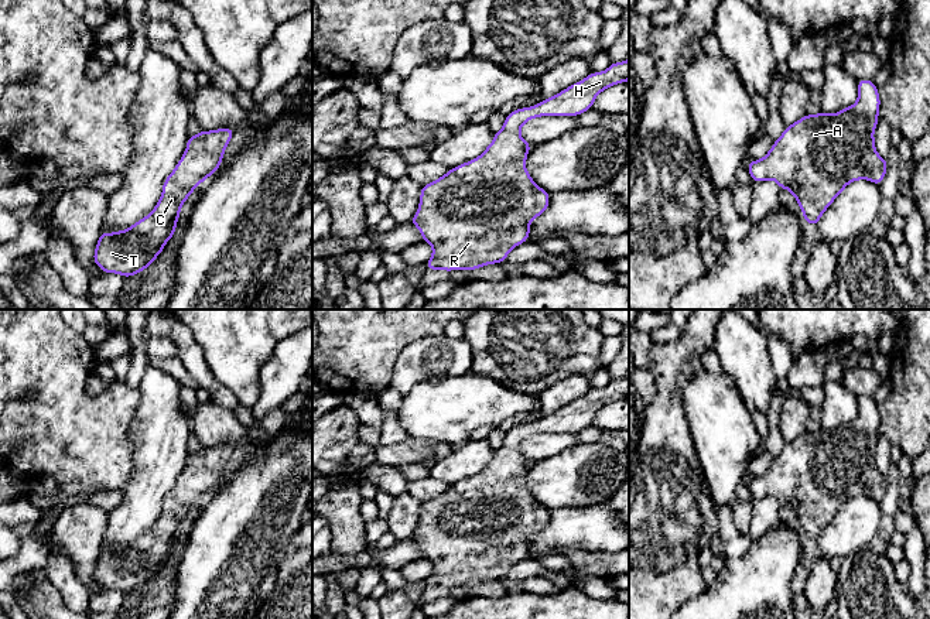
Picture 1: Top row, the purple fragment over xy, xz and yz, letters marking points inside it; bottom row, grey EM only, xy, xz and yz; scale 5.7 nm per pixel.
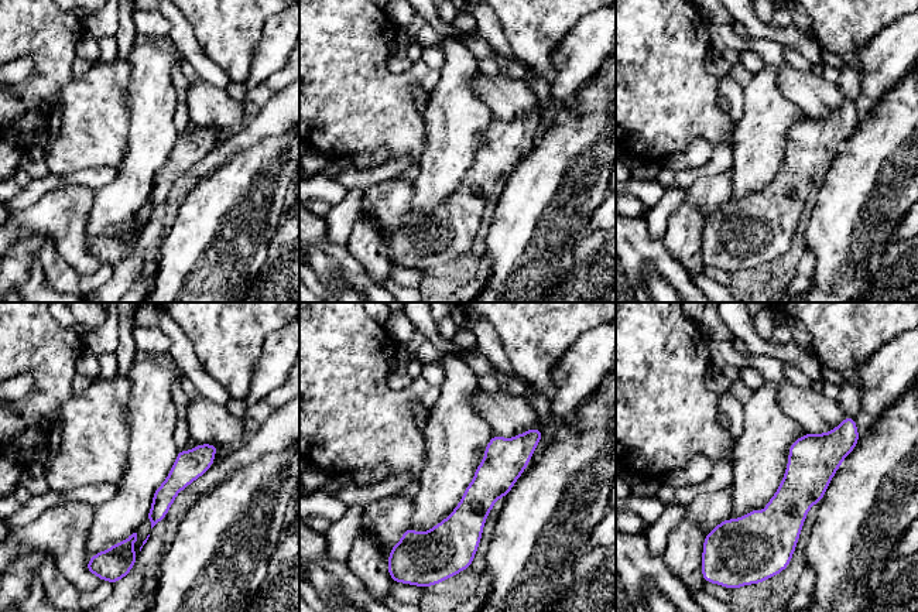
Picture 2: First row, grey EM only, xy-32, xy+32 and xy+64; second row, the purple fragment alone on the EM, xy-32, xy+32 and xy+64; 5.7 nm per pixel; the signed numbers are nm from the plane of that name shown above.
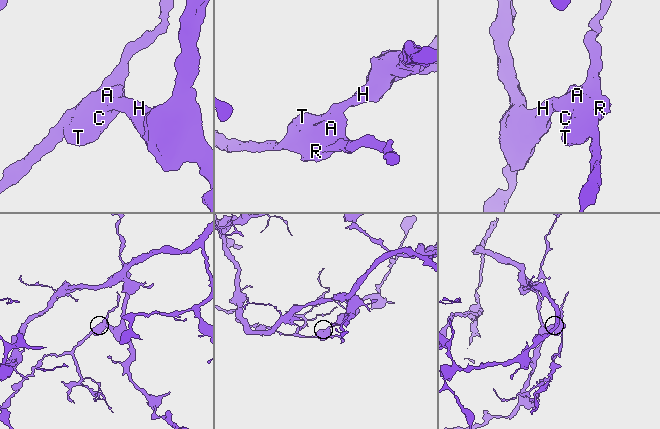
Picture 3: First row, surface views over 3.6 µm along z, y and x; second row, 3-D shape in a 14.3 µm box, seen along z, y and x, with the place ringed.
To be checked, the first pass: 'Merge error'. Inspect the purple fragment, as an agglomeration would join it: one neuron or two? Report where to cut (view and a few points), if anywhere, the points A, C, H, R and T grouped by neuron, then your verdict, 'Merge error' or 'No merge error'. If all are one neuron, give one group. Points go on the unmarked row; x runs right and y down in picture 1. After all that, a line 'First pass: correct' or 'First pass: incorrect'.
No split. Groups: A C H R T. No merge error
First pass: incorrect

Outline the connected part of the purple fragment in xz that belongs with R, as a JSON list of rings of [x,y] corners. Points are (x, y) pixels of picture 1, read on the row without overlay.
[[[629,375],[623,379],[612,379],[602,389],[591,389],[585,396],[534,423],[516,425],[506,431],[503,444],[493,451],[493,458],[481,472],[421,502],[418,527],[408,540],[420,546],[424,560],[432,562],[432,572],[425,579],[425,585],[472,588],[505,578],[512,565],[527,558],[530,538],[547,527],[550,510],[540,505],[526,486],[531,461],[522,455],[522,442],[541,432],[578,432],[592,425],[601,408],[628,397]]]

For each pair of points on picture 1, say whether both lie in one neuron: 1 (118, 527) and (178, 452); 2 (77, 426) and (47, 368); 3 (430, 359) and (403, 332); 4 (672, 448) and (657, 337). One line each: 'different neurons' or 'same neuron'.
1: same neuron
2: same neuron
3: different neurons
4: different neurons

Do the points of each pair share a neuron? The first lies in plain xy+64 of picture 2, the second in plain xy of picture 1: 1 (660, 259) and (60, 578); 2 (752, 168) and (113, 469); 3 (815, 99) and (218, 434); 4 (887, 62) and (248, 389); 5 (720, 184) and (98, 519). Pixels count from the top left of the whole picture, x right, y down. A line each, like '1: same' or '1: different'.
1: different
2: different
3: same
4: different
5: same

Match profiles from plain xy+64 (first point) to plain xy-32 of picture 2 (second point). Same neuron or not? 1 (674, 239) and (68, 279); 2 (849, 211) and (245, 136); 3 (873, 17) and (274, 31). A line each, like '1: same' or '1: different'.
1: same
2: different
3: different

